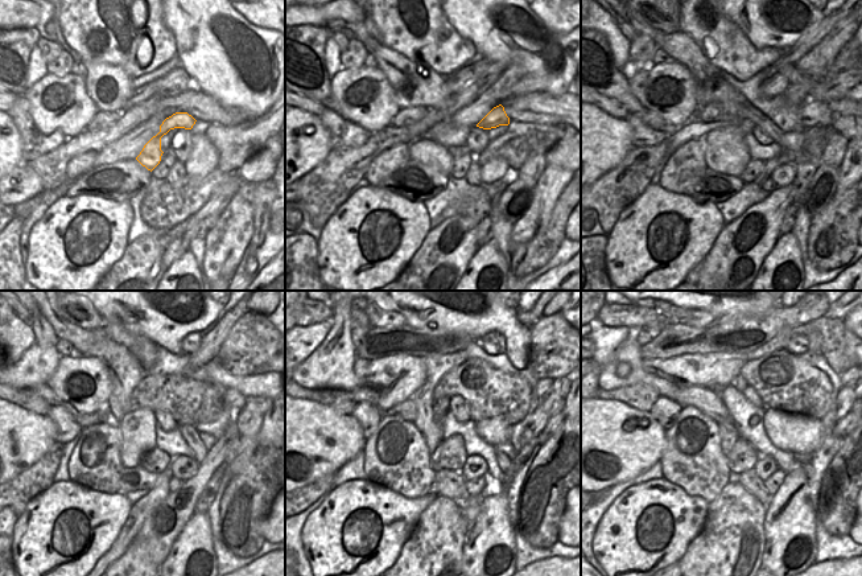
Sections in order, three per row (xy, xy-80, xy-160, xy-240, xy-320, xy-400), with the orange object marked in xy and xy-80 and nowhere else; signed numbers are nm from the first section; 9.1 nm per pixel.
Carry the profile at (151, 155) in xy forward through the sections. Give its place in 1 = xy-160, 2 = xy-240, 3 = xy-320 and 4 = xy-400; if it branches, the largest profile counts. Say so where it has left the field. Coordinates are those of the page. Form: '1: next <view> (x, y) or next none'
1: next xy-160 (812, 112)
2: next xy-240 (234, 400)
3: next xy-320 (544, 387)
4: next xy-400 (849, 378)

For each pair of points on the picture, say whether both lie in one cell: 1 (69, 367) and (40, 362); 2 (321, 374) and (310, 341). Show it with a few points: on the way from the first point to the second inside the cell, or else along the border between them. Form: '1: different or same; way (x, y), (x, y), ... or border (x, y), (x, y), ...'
1: different; border (61, 357), (56, 370), (44, 383)
2: different; border (331, 325), (325, 340), (298, 365)

